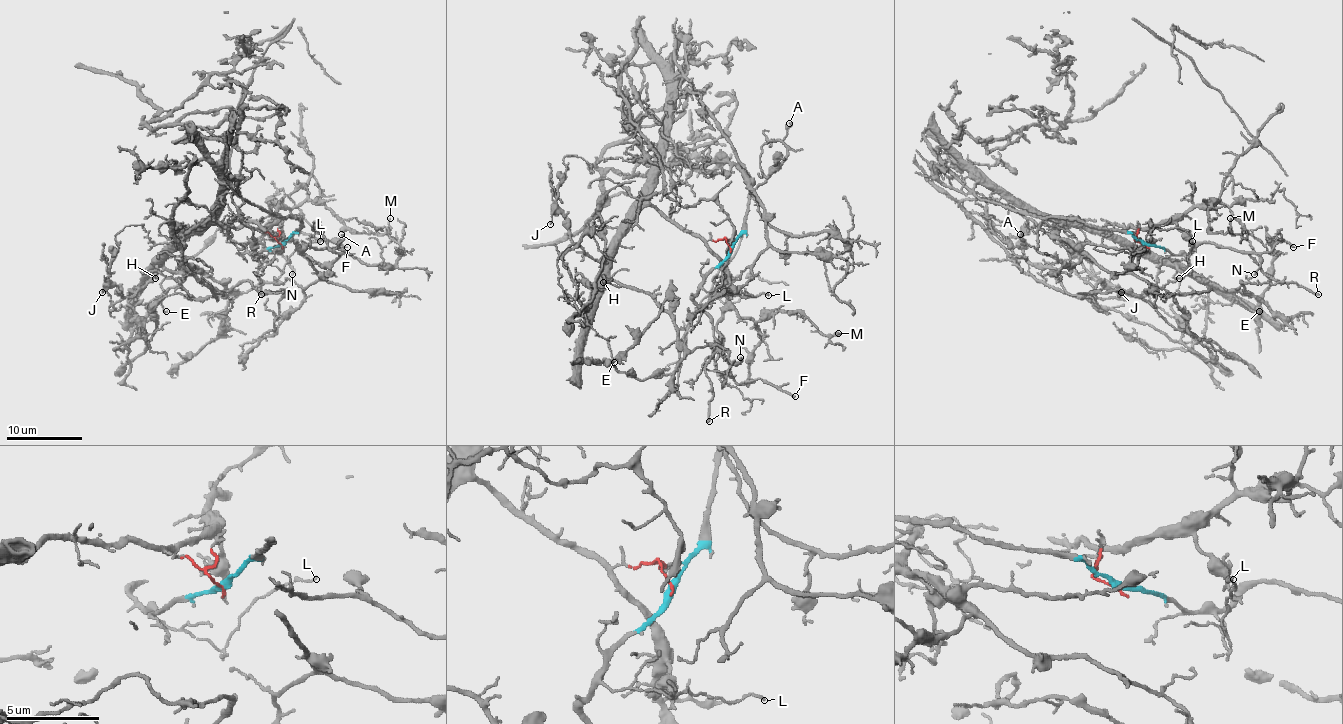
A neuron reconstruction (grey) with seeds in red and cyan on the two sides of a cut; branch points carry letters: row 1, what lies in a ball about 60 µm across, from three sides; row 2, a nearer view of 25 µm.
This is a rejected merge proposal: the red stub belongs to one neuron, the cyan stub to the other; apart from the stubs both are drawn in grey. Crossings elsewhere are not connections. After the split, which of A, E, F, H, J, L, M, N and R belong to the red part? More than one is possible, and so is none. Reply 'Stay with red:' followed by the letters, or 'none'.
Stay with red: A, E, H, J, M

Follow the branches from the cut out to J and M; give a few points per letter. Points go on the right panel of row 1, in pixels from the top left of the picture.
J: (1145, 244), (1132, 225), (1103, 231), (1158, 265), (1158, 282), (1145, 296), (1111, 286), (1120, 292)
M: (1145, 244), (1139, 229), (1196, 206), (1217, 200), (1208, 210), (1213, 233), (1232, 235), (1231, 218)

